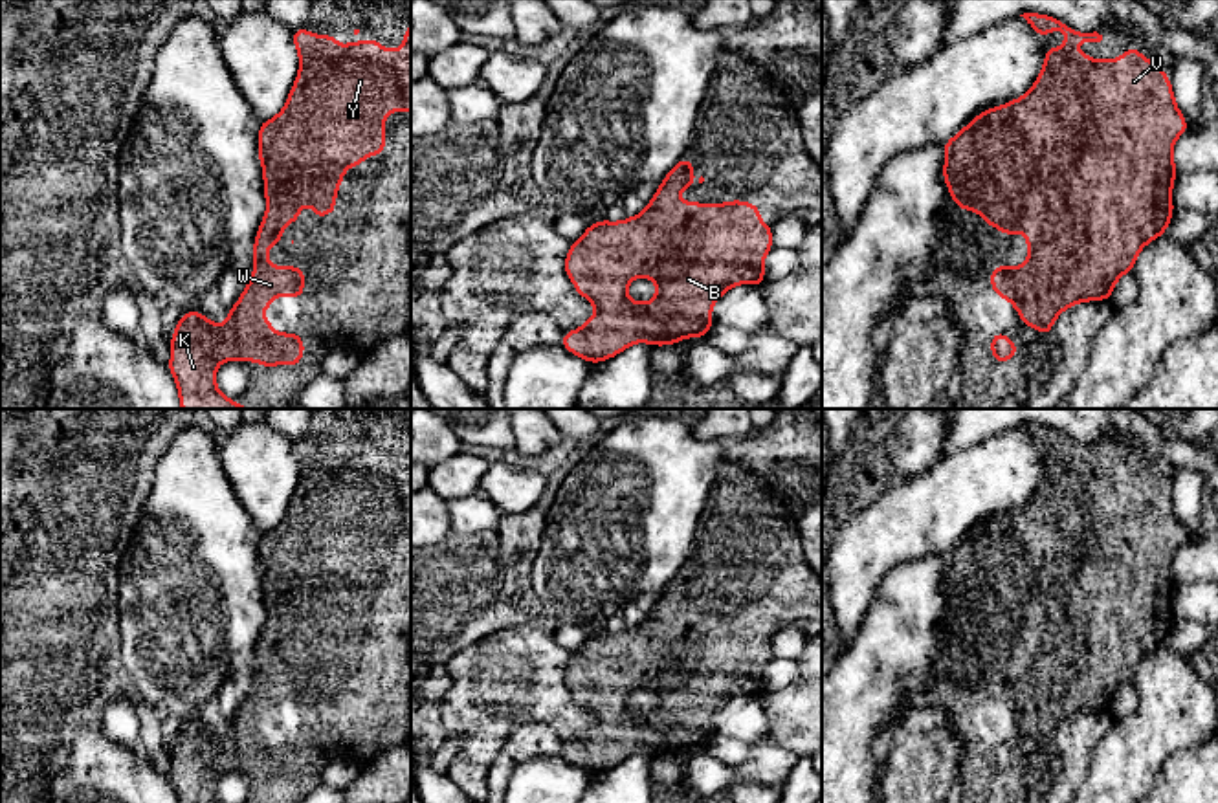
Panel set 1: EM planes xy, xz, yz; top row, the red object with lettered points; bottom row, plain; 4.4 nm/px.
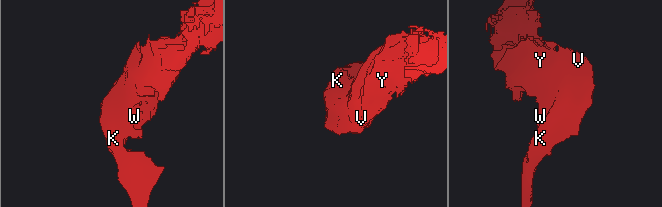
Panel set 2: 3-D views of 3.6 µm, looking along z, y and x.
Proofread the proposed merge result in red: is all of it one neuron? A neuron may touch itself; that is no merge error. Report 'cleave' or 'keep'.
keep

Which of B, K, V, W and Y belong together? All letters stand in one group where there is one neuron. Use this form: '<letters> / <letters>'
B K V W Y

